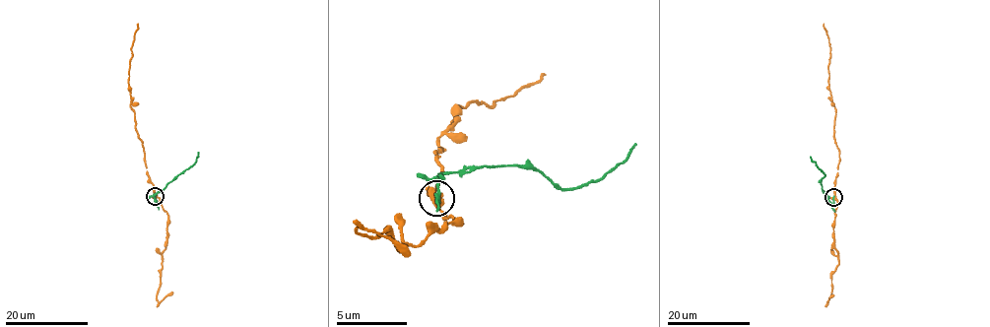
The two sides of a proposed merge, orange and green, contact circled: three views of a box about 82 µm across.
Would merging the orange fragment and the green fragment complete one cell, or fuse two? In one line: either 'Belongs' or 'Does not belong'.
Does not belong

